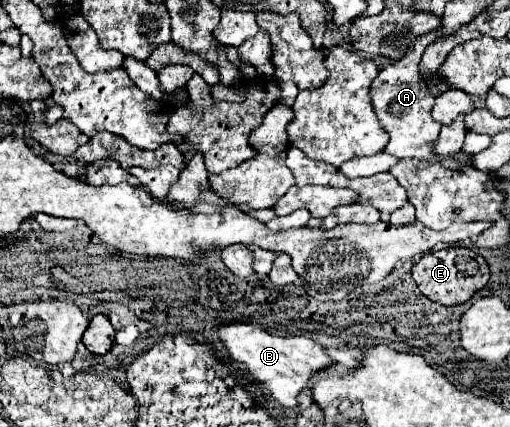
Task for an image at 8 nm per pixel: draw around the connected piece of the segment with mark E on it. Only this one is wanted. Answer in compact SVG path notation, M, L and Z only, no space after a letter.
M445 248L439 252L427 252L411 270L419 290L433 302L443 306L455 306L467 302L489 280L489 266L485 258L469 248Z

